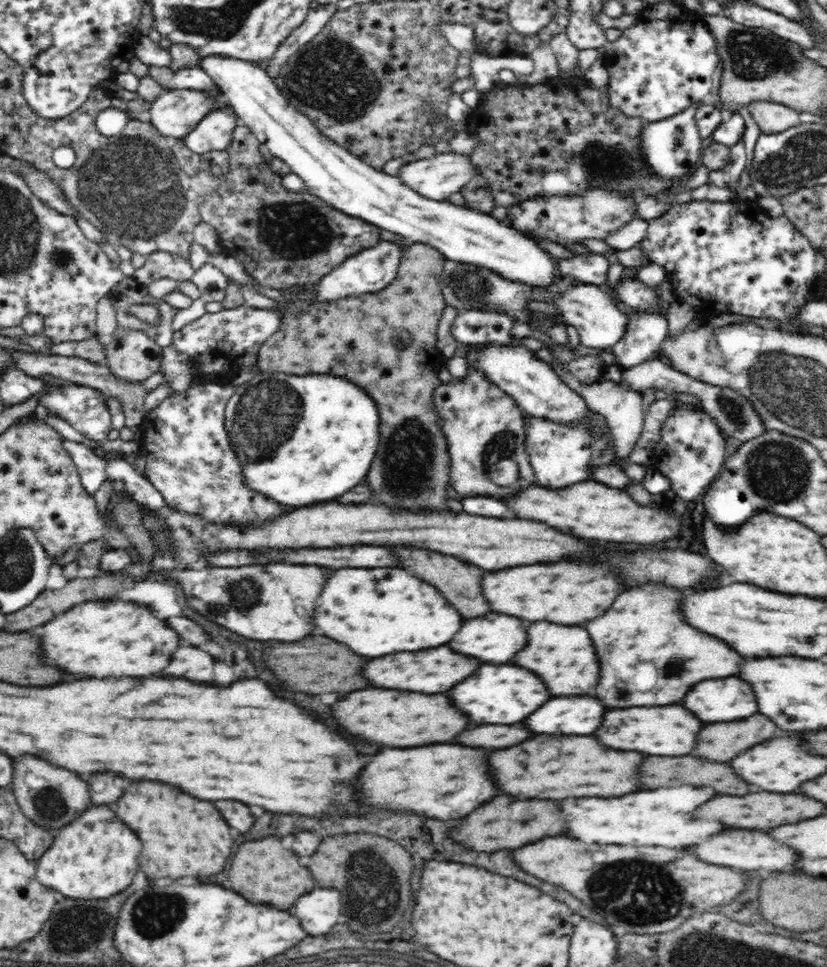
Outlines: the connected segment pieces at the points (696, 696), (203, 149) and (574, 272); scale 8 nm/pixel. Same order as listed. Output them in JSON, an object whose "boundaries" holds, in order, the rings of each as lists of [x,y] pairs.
{"boundaries":[[[[738,678],[700,682],[688,696],[686,708],[706,722],[732,722],[758,714],[754,692]]],[[[218,106],[204,116],[183,140],[191,152],[199,155],[222,152],[232,144],[235,129],[239,126],[240,120],[234,107]]],[[[572,253],[567,257],[554,258],[558,270],[561,270],[560,276],[562,278],[599,286],[606,282],[610,264],[604,254]]]]}

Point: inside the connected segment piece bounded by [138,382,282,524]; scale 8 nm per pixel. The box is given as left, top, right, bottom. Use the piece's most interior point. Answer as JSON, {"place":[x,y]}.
{"place":[189,460]}

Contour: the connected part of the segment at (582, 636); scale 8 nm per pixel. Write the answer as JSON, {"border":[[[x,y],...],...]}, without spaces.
{"border":[[[534,622],[528,628],[530,646],[516,656],[516,664],[536,672],[556,696],[590,694],[594,680],[598,680],[598,660],[594,660],[594,648],[590,648],[590,636],[586,628],[560,626],[554,622]]]}

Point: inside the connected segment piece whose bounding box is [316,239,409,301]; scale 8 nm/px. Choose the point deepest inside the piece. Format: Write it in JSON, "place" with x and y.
{"place":[373,269]}

